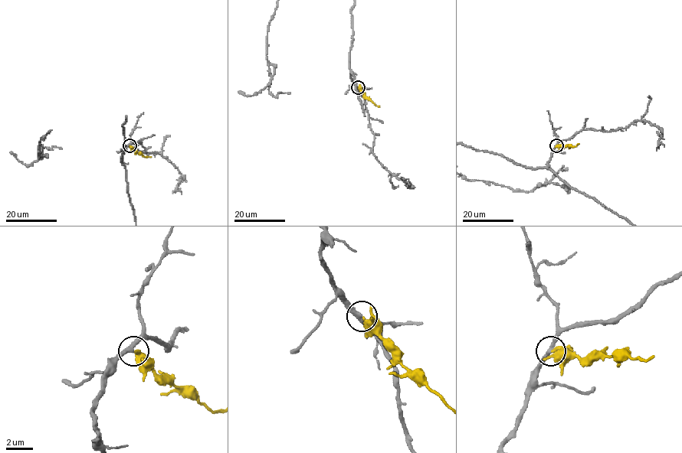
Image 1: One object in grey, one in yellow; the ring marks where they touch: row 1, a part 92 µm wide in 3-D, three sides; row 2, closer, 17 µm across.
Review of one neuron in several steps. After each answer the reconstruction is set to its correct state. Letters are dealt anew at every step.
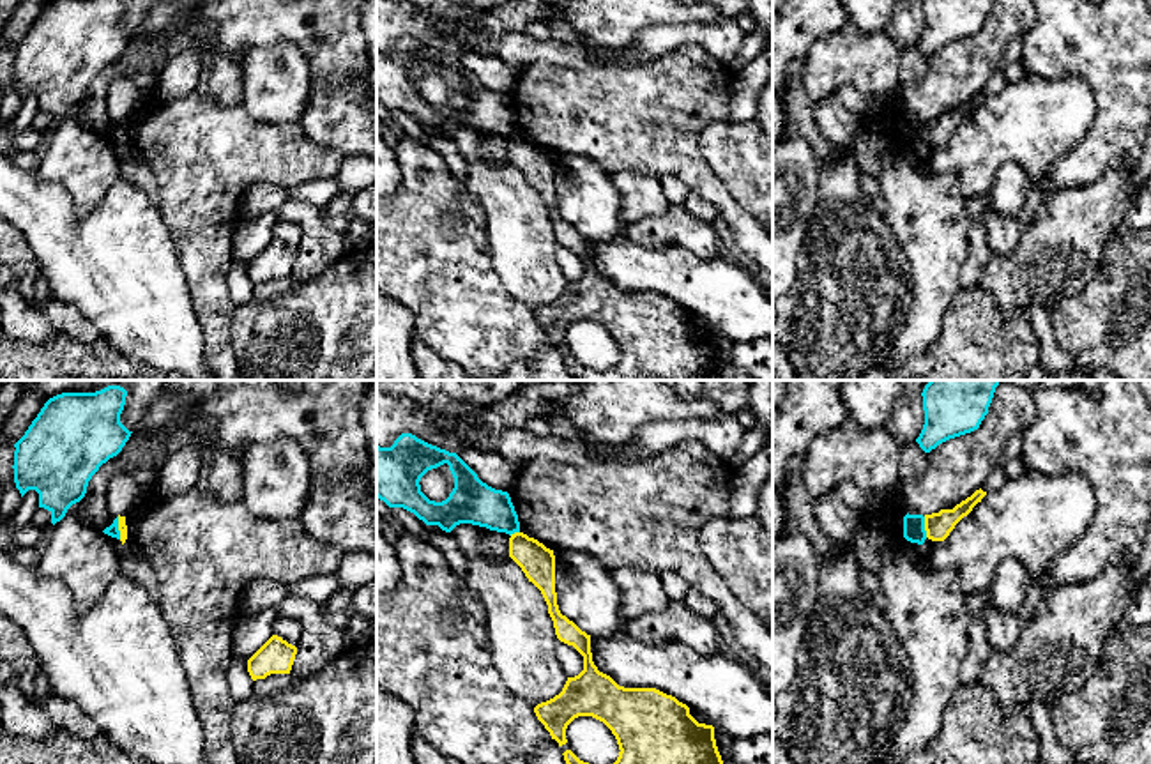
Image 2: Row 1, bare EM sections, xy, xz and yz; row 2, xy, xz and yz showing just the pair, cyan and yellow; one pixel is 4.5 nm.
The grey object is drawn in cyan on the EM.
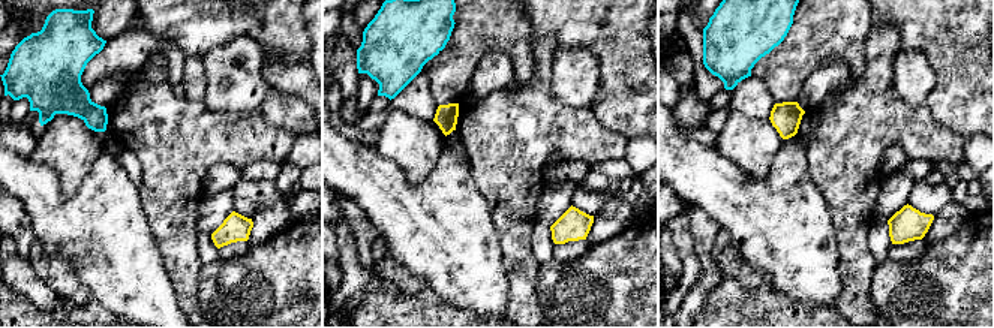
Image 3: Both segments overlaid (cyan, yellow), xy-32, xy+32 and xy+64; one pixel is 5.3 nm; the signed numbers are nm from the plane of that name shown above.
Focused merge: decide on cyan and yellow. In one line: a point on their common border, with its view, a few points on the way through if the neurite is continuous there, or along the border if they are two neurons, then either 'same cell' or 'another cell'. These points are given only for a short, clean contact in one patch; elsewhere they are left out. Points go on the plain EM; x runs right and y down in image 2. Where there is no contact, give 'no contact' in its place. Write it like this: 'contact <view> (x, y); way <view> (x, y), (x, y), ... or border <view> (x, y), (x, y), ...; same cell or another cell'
contact xy (117, 131); border xy (117, 121), (121, 142); another cell

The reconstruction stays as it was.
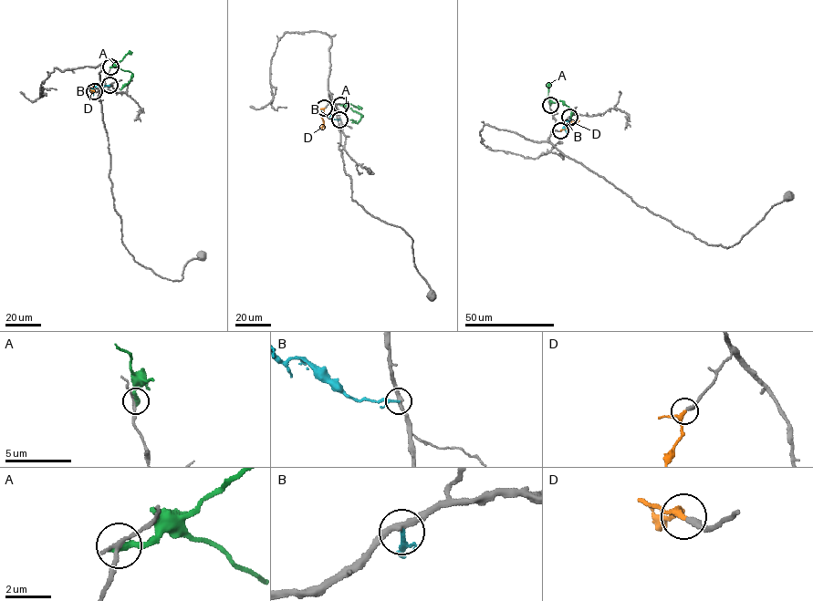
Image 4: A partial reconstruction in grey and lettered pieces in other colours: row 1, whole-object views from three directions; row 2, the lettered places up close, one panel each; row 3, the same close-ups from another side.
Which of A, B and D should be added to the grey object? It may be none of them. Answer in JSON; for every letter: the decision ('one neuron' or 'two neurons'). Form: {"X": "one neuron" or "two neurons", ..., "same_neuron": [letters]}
{"A": "two neurons", "B": "two neurons", "D": "one neuron", "same_neuron": ["D"]}

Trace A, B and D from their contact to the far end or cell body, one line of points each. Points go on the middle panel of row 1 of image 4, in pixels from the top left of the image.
A: (340, 105), (362, 115), (357, 122), (350, 119)
B: (339, 119), (323, 113)
D: (324, 108), (322, 129)

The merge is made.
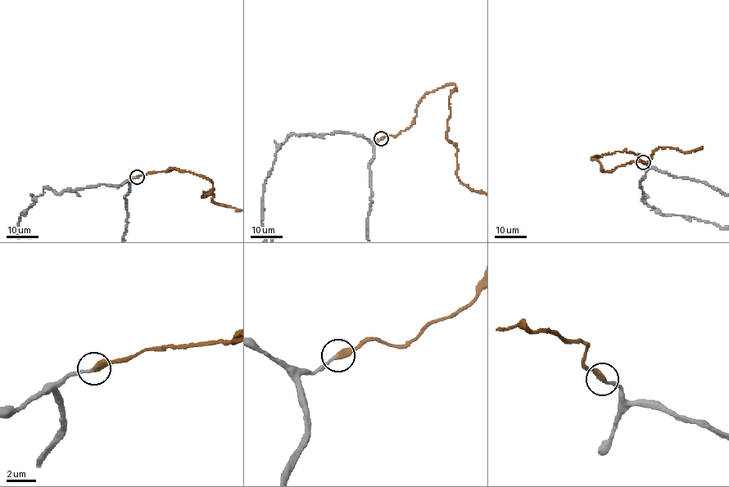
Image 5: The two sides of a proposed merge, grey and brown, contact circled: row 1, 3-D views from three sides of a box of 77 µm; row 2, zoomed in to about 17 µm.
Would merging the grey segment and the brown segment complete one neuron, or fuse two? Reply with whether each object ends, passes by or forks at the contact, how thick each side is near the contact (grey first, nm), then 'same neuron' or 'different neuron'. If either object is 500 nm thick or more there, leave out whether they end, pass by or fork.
grey ends; brown ends; calibres 170 and 440 nm; same neuron

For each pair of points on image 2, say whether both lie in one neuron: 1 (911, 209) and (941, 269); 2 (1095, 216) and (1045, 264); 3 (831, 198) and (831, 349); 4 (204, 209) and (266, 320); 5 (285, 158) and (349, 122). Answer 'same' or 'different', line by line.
1: same
2: same
3: same
4: different
5: different

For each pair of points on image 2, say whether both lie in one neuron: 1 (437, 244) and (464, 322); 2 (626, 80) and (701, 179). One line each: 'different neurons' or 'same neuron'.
1: same neuron
2: same neuron

